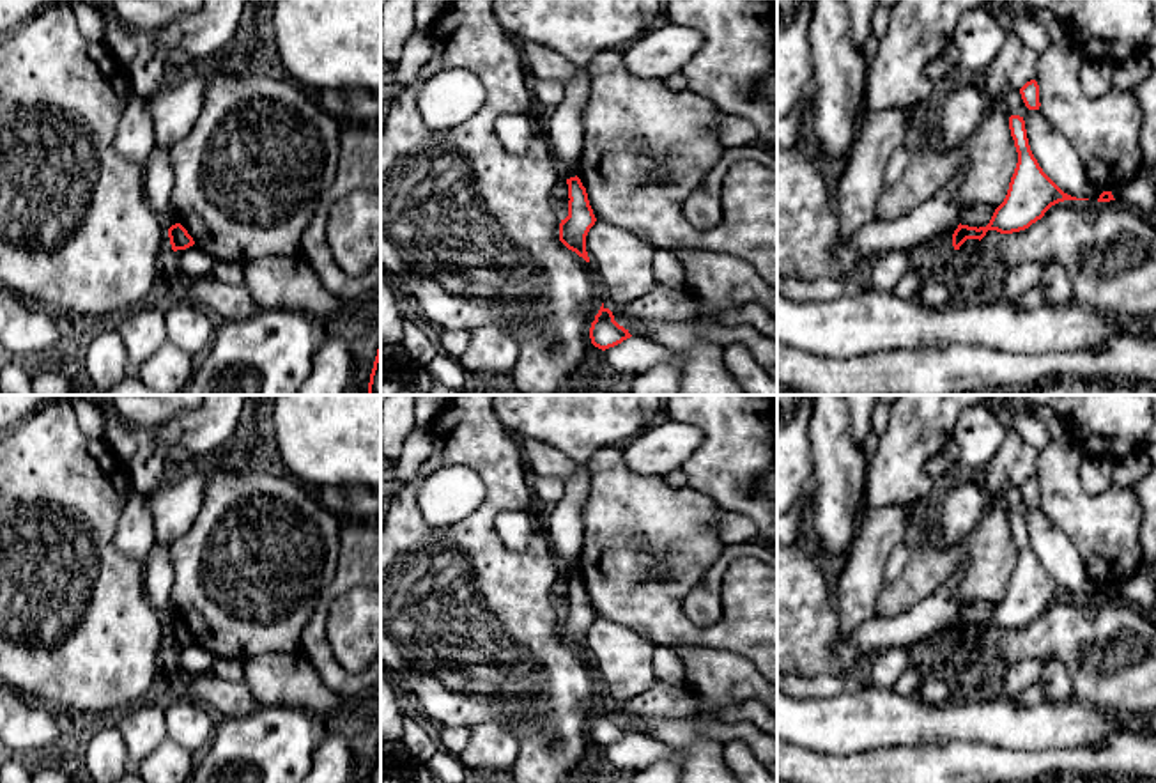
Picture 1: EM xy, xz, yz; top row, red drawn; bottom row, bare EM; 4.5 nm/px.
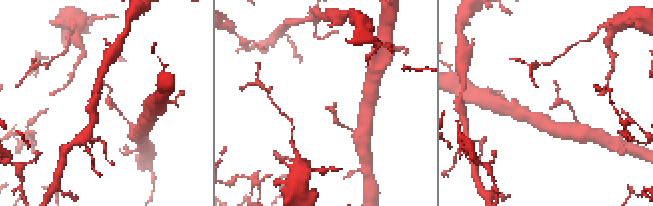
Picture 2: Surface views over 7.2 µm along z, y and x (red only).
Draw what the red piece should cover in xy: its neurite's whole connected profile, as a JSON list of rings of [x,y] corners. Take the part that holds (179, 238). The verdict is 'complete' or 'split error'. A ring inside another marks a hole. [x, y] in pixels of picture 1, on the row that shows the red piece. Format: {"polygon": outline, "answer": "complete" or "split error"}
{"polygon": [[[175,223],[168,229],[168,237],[173,252],[186,250],[195,244],[193,237],[181,223]]], "answer": "complete"}

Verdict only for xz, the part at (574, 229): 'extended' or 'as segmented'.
as segmented

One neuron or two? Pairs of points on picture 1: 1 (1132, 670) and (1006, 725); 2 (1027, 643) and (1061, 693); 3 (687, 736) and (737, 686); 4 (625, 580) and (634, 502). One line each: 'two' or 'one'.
1: two
2: two
3: two
4: one

